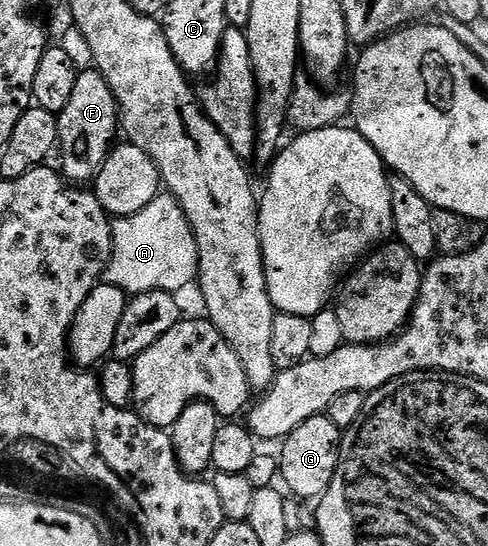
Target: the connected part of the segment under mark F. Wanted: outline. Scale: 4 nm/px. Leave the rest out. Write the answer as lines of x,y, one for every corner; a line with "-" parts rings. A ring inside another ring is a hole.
95,69
82,70
75,81
75,90
71,92
71,101
57,115
59,125
59,156
61,164
59,170
66,180
73,185
89,185
94,182
103,165
103,161
109,156
115,146
115,140
119,135
119,120
117,117
117,102
107,85
107,81

